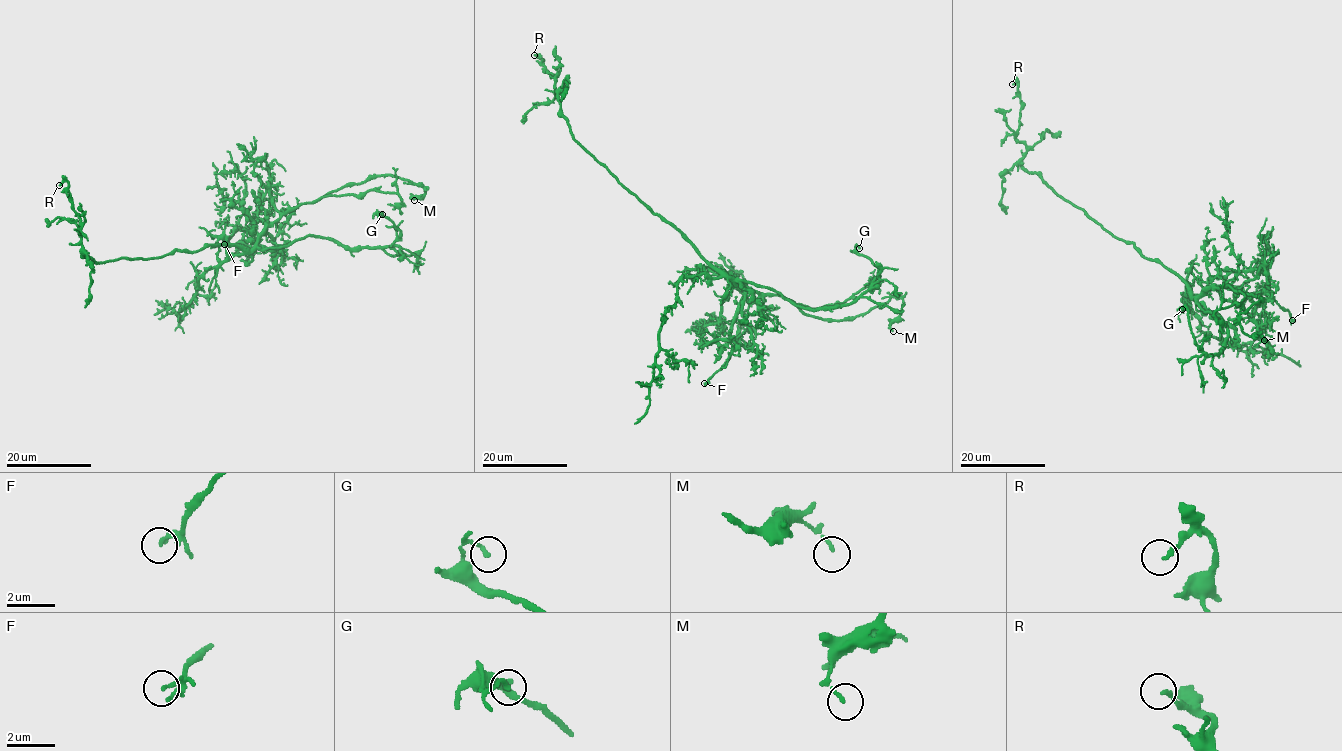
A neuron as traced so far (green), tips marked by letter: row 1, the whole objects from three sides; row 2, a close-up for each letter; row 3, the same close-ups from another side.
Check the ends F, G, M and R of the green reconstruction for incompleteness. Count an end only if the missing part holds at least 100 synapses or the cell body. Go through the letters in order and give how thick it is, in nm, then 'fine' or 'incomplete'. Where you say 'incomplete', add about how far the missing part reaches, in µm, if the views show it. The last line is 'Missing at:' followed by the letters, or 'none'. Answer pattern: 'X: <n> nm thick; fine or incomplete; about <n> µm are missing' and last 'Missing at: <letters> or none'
F: 100 nm thick; fine
G: 130 nm thick; fine
M: 120 nm thick; fine
R: 150 nm thick; fine
Missing at: none

